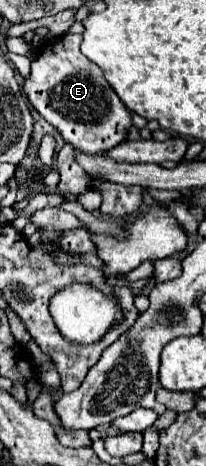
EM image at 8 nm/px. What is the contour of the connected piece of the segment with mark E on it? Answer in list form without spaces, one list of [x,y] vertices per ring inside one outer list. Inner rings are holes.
[[[67,33],[45,43],[31,63],[31,79],[25,79],[23,91],[31,105],[77,151],[103,153],[127,139],[133,121],[131,111],[107,83],[101,67],[95,67],[95,63],[79,51],[81,41],[83,35]]]

